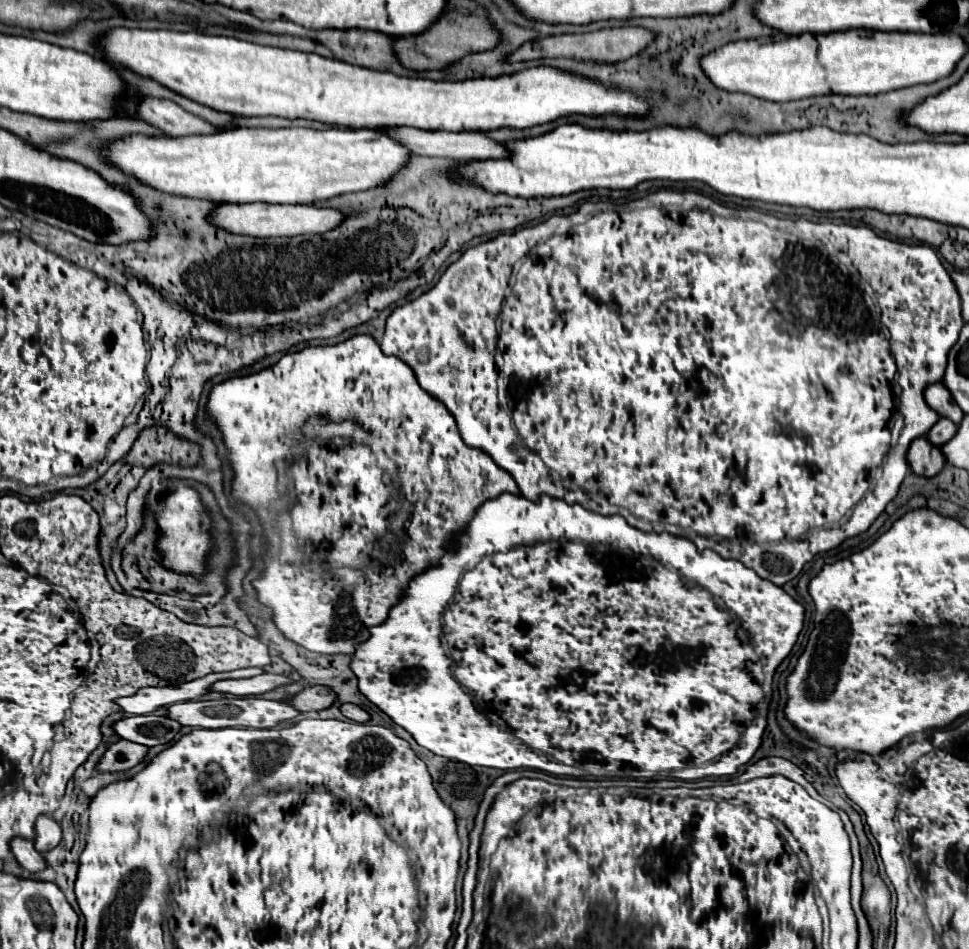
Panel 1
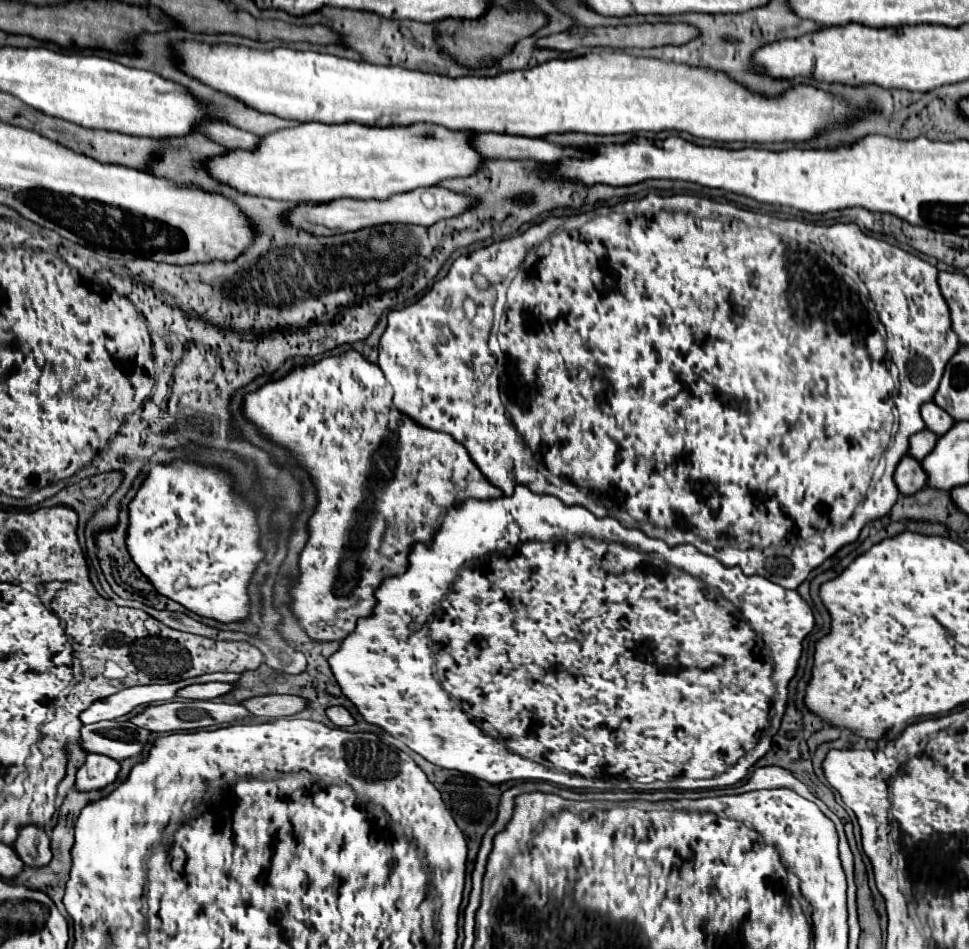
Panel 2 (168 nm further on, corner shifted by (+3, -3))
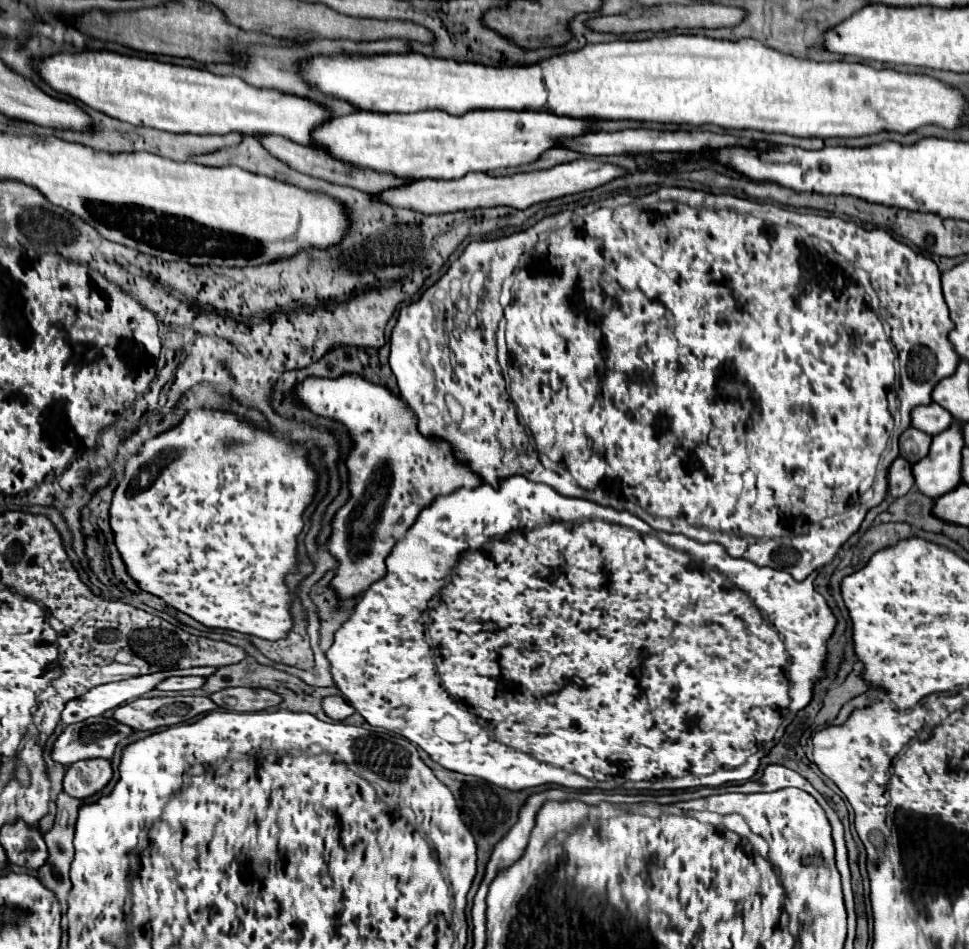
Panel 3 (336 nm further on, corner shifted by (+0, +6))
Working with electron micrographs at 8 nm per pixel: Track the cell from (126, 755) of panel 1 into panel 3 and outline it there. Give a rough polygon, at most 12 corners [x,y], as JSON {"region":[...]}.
{"region":[[109,760],[67,768],[63,788],[73,798],[99,792],[113,778]]}

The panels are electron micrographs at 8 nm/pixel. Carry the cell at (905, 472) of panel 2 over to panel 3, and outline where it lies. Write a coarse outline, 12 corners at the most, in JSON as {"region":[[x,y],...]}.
{"region":[[899,456],[889,468],[889,494],[905,496],[913,486],[911,464]]}

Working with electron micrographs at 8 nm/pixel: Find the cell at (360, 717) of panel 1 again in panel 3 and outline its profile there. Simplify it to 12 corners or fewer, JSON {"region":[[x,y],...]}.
{"region":[[343,696],[325,698],[323,710],[331,720],[355,712]]}

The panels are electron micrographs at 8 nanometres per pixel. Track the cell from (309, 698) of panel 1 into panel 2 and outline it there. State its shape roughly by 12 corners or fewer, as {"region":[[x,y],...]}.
{"region":[[264,695],[242,705],[260,717],[288,717],[306,707],[296,695]]}

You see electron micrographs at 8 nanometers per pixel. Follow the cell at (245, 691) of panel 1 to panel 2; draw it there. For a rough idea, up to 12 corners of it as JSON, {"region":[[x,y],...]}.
{"region":[[230,683],[182,687],[184,699],[214,699],[232,689]]}

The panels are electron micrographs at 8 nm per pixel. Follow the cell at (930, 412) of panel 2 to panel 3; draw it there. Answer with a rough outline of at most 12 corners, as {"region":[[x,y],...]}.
{"region":[[931,402],[911,412],[911,426],[935,436],[953,416]]}

